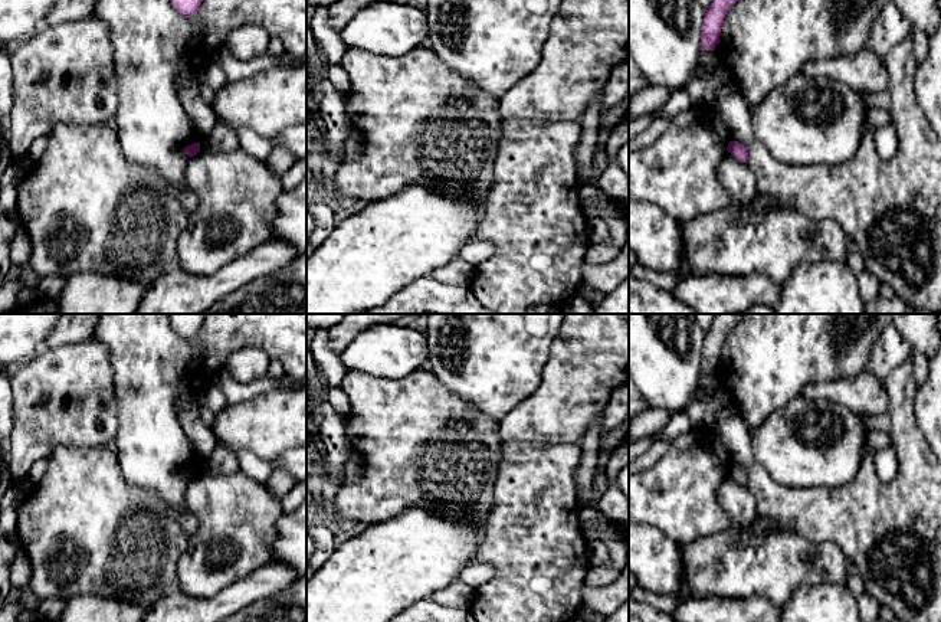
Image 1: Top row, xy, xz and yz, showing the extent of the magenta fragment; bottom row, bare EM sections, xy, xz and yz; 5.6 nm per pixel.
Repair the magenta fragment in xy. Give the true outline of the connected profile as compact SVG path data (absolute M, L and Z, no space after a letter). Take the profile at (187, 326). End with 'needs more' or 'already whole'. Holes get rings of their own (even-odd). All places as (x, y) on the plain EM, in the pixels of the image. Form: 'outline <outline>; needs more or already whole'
outline M168 314L168 318L176 334L184 340L194 338L203 324L203 314Z; already whole

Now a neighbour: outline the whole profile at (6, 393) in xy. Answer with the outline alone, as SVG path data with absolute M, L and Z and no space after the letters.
M0 374L0 500L13 487L13 477L9 471L12 429L13 390L9 376Z

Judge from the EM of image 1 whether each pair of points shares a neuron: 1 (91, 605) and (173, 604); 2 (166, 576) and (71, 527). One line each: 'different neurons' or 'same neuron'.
1: different neurons
2: same neuron

